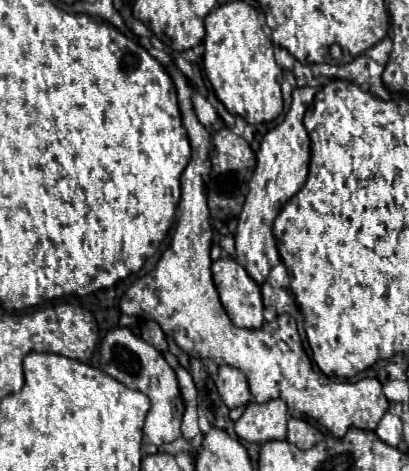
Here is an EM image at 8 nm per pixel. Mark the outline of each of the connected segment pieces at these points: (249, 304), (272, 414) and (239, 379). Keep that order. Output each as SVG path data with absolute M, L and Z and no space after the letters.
M233 258L213 262L213 282L221 304L237 328L263 326L263 298L259 284Z
M269 400L265 404L249 404L245 414L235 422L239 438L255 444L269 440L283 440L287 436L287 404L283 400Z
M229 364L219 366L217 378L215 378L215 386L217 386L217 392L219 392L221 400L229 408L243 406L251 398L251 392L249 392L249 384L247 384L245 374L241 370L229 366Z

